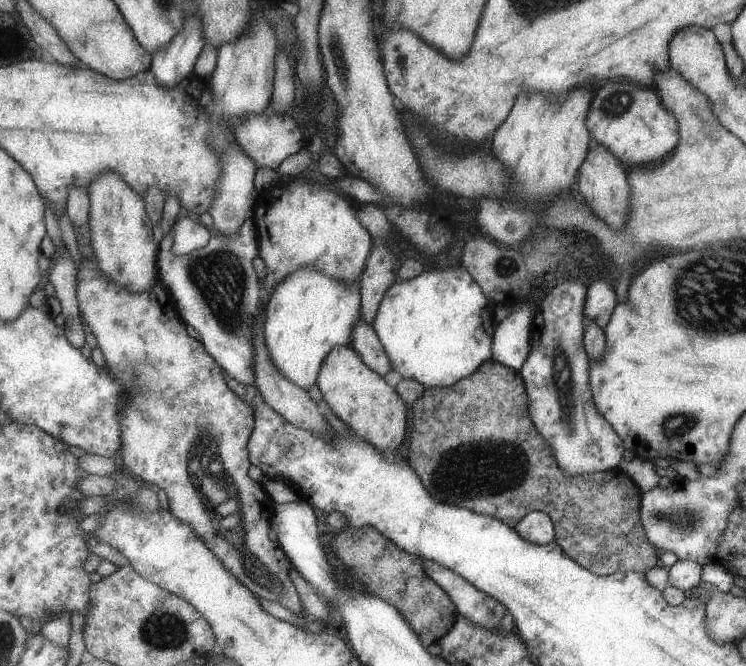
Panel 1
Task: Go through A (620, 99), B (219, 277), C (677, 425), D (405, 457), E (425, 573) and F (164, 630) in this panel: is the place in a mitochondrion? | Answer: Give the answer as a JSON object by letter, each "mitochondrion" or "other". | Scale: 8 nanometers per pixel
{"A":"mitochondrion","B":"mitochondrion","C":"mitochondrion","D":"other","E":"other","F":"mitochondrion"}

